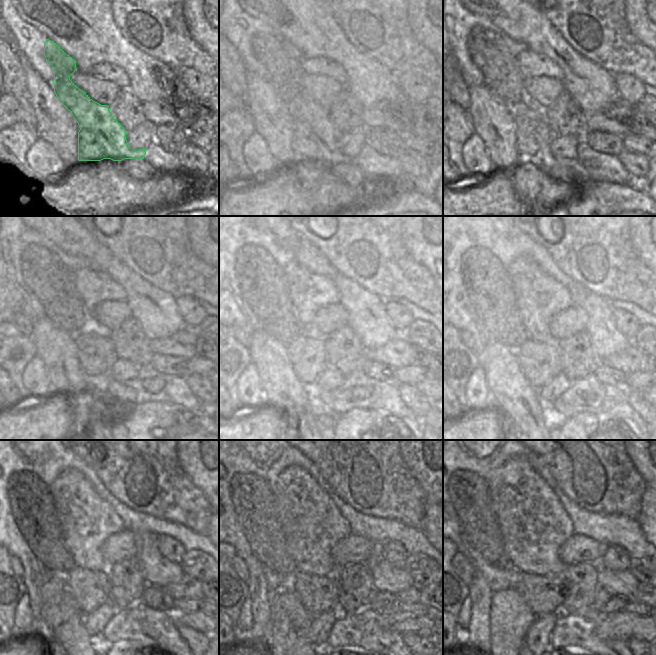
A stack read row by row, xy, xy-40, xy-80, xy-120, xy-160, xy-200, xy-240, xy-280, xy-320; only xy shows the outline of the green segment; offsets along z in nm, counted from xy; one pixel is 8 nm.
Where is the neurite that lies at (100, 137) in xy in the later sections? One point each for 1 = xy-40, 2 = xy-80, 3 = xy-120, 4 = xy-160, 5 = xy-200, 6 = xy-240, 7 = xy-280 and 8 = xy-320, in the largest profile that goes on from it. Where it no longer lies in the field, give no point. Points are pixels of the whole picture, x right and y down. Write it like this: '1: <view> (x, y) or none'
1: xy-40 (315, 138)
2: xy-80 (495, 55)
3: xy-120 (43, 276)
4: xy-160 (262, 283)
5: xy-200 (486, 283)
6: xy-240 (31, 501)
7: xy-280 (256, 508)
8: xy-320 (469, 497)

